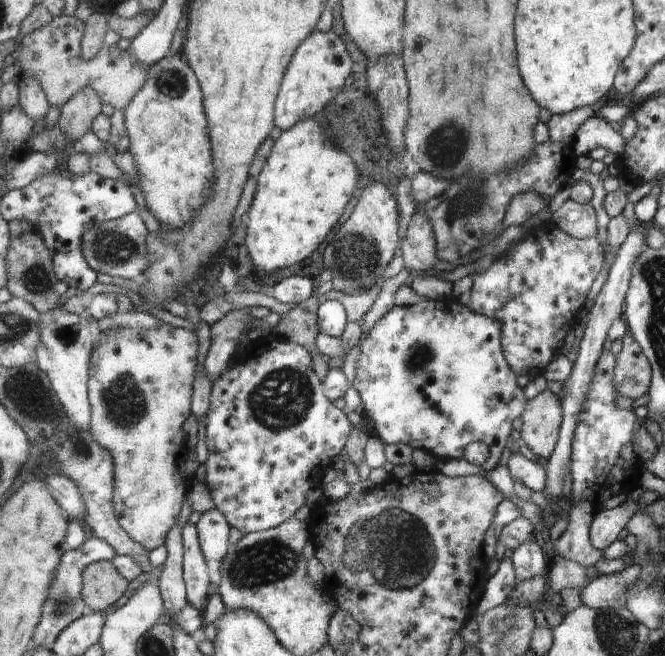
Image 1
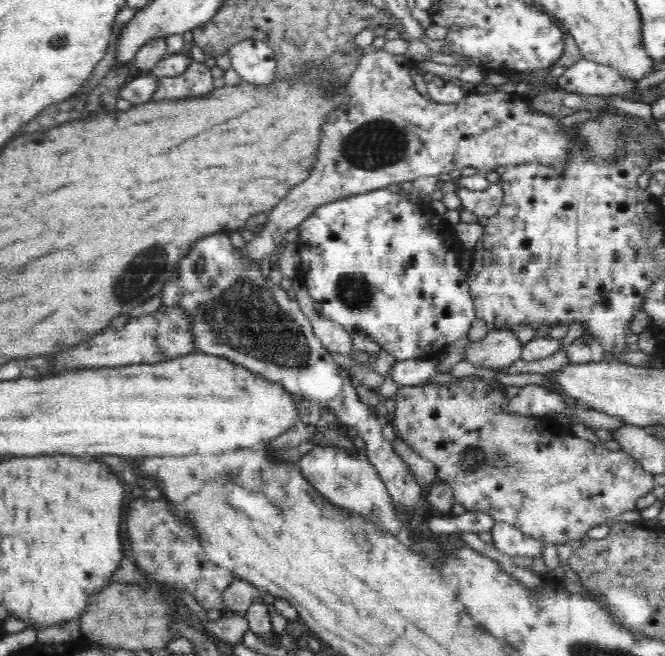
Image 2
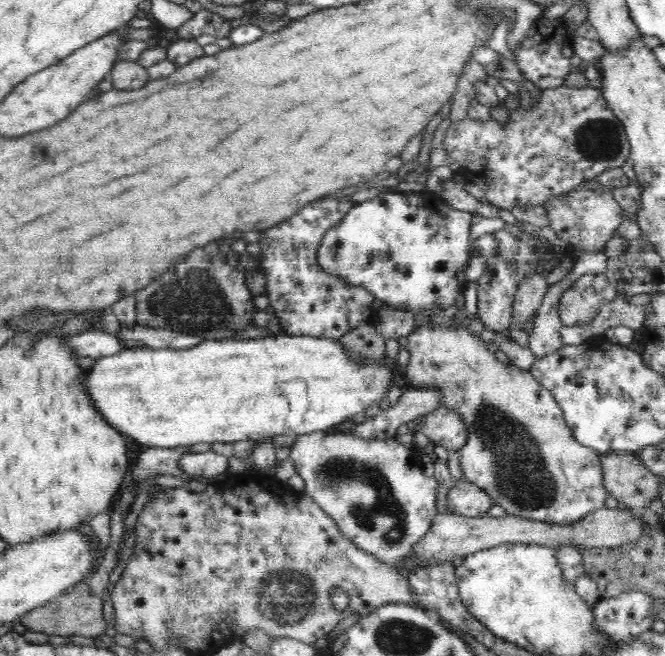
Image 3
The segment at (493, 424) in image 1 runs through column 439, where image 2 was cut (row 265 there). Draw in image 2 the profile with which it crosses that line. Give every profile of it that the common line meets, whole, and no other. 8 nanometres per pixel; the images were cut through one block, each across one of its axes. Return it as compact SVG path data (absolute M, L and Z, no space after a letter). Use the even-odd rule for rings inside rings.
M386 188L376 189L365 193L342 196L340 199L330 200L328 203L321 203L313 211L313 214L304 219L297 227L297 233L299 234L297 243L302 244L302 248L299 250L303 260L300 266L300 272L304 276L302 284L308 289L310 297L320 304L321 315L326 316L332 322L337 322L348 332L358 332L358 334L364 334L364 336L376 340L384 348L384 351L388 351L396 361L431 358L432 352L440 353L442 346L446 347L451 342L456 342L468 334L470 324L475 319L475 308L468 284L468 271L462 267L462 261L458 256L457 248L455 248L456 240L452 235L450 226L435 212L424 212L422 208L418 208L414 200L404 198L399 193L392 193Z

